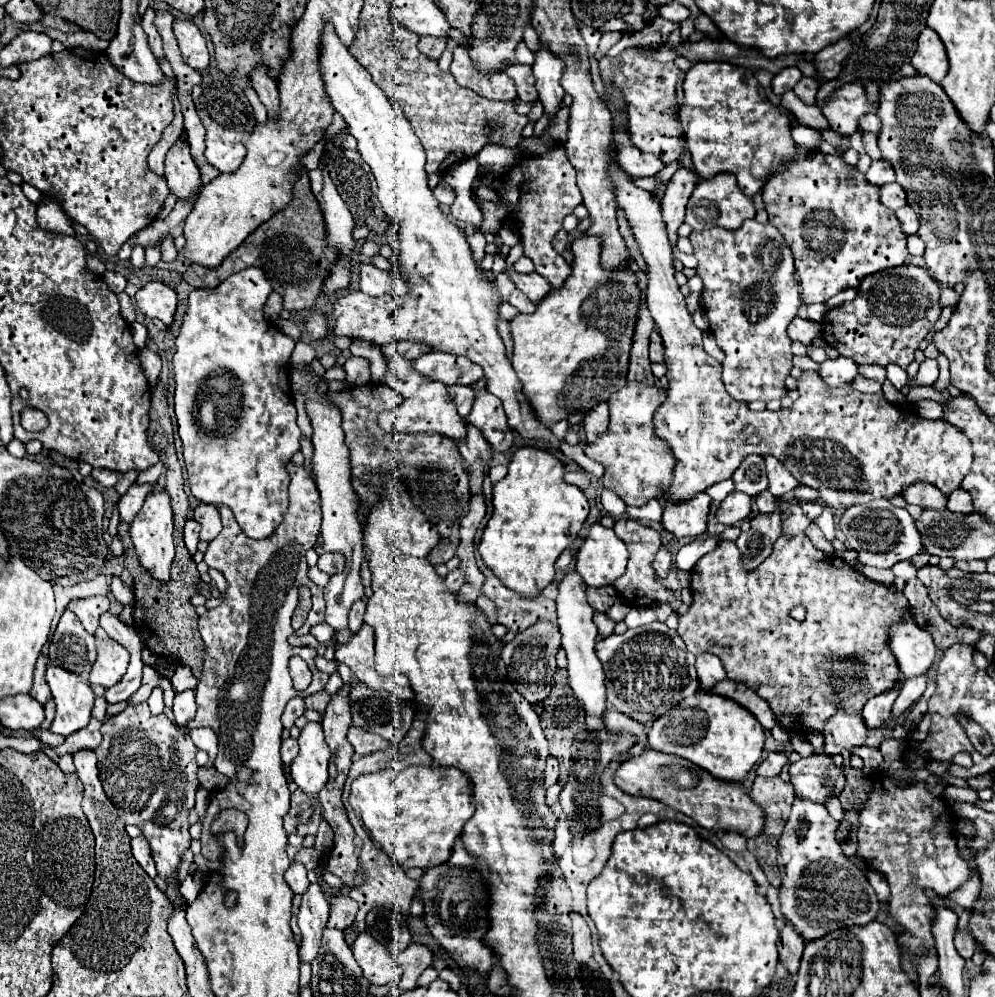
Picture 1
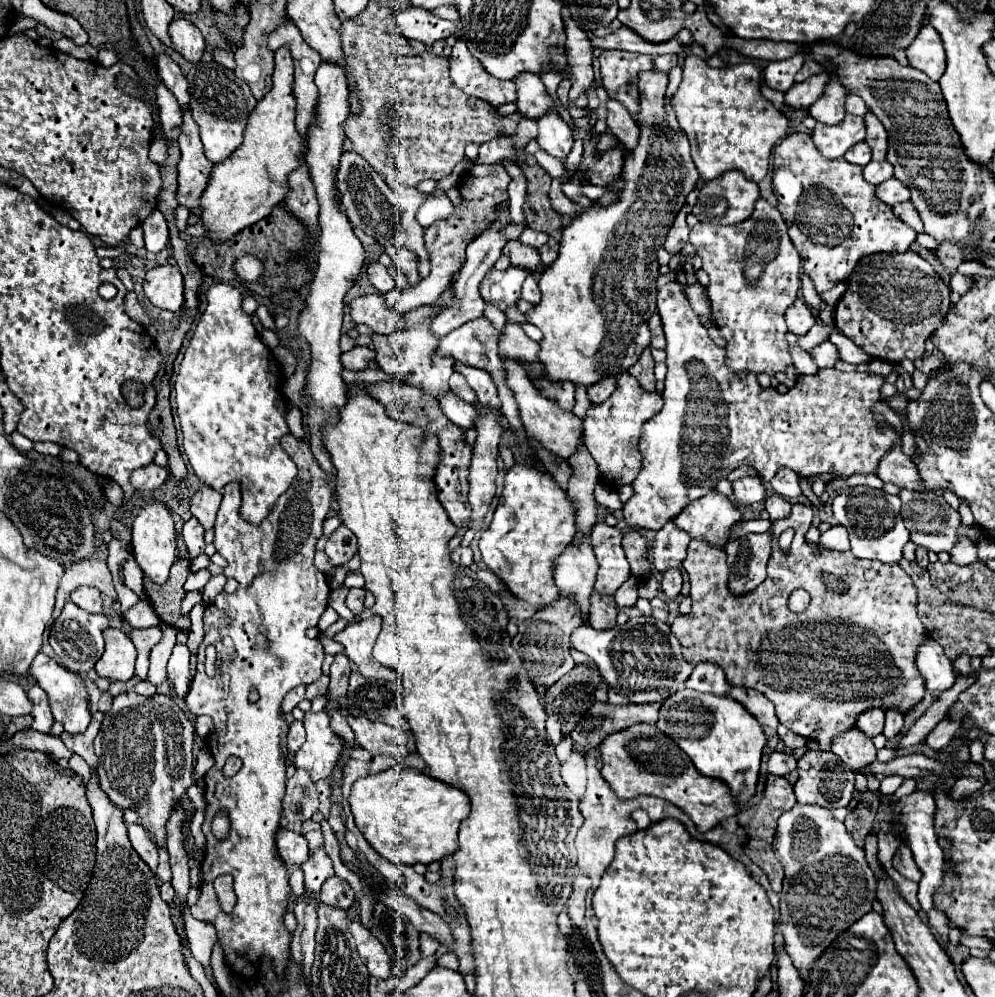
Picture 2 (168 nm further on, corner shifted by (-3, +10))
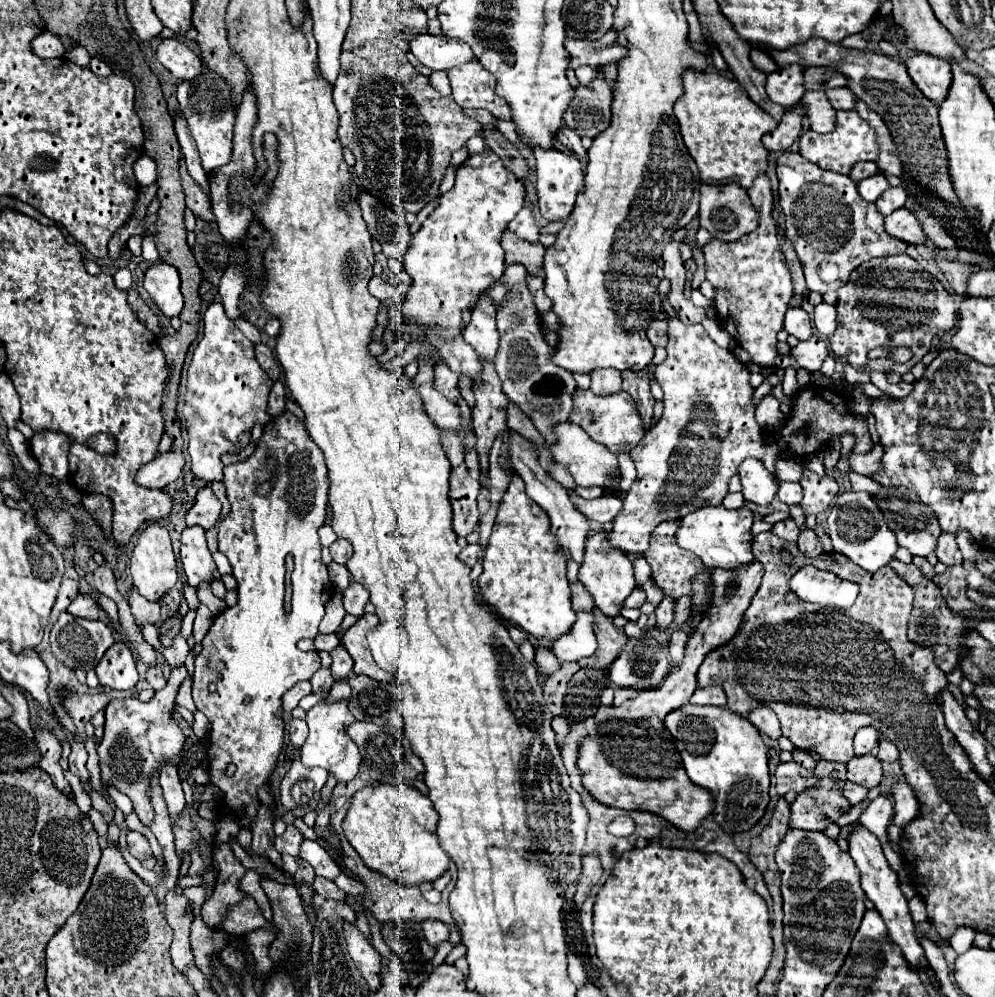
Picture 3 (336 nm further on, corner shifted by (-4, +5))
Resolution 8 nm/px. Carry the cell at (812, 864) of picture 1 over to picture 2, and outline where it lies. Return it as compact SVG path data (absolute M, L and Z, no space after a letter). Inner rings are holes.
M795 804L787 810L777 824L777 834L773 840L773 850L777 860L783 864L785 880L781 890L781 926L779 932L783 934L783 942L787 946L787 954L799 966L803 978L807 978L815 958L853 922L873 910L873 902L877 900L877 878L873 876L863 848L859 848L853 838L847 834L845 824L835 820L829 808L817 804Z

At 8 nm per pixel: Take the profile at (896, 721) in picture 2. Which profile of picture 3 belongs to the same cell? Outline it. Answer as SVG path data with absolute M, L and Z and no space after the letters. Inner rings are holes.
M880 739L876 759L882 761L882 763L884 763L884 761L886 761L886 763L892 763L892 761L898 759L898 751L896 751L896 747L892 747L892 743L888 743L886 739Z

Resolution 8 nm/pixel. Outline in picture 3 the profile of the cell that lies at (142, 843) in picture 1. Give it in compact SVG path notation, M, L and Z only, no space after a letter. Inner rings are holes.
M128 831L128 851L146 867L146 869L154 869L156 859L152 855L150 843L142 833L136 831Z

